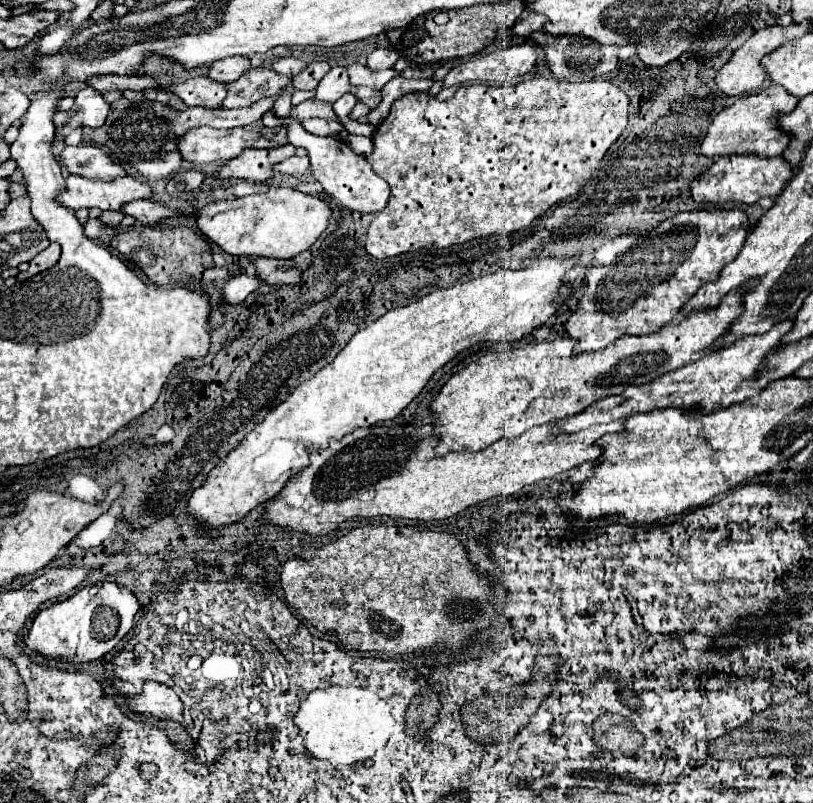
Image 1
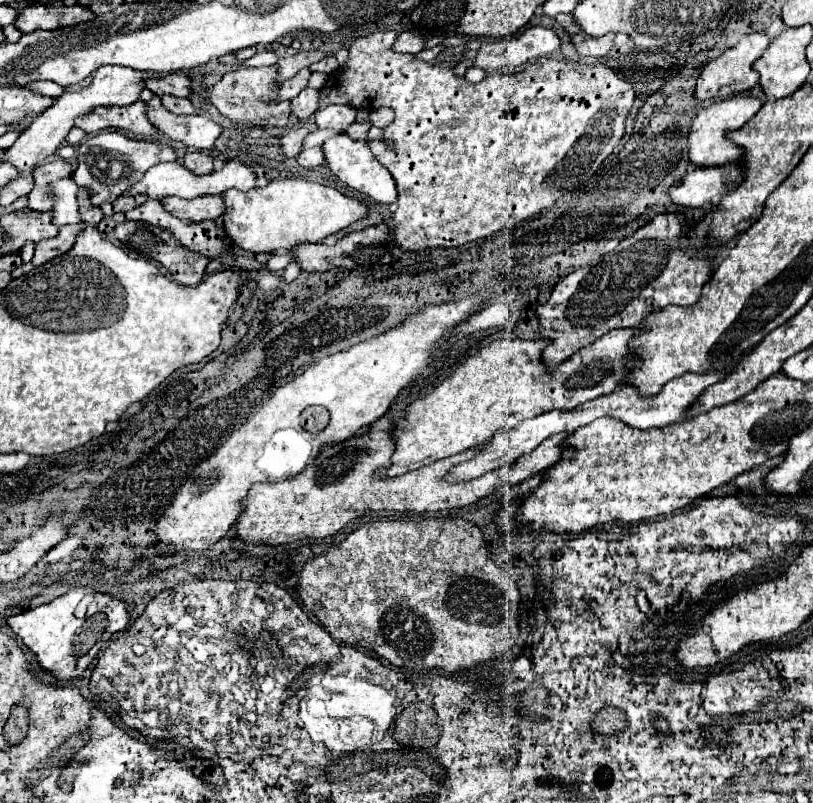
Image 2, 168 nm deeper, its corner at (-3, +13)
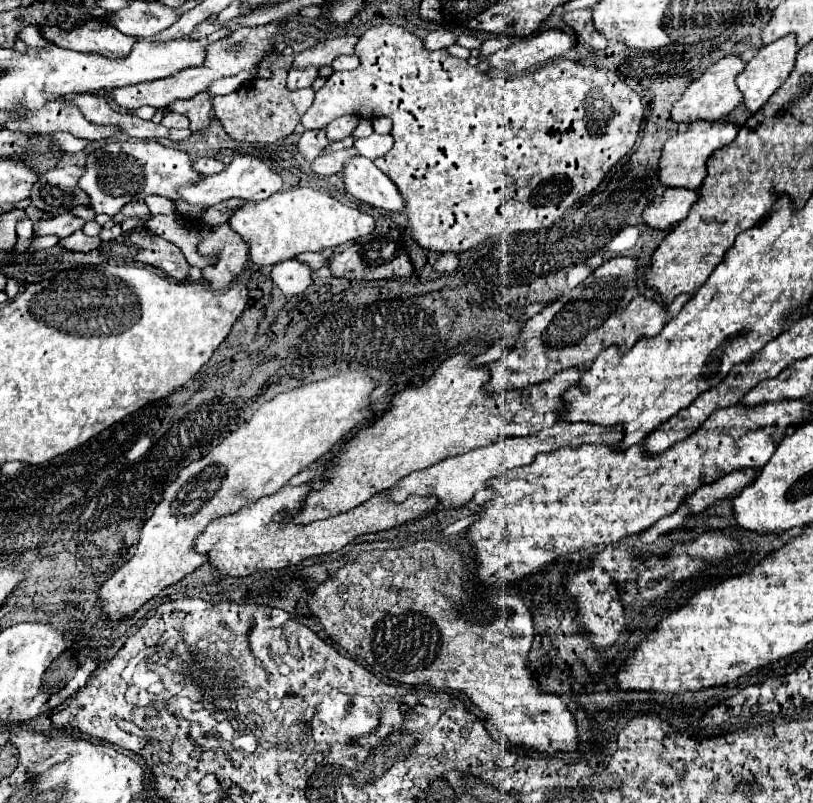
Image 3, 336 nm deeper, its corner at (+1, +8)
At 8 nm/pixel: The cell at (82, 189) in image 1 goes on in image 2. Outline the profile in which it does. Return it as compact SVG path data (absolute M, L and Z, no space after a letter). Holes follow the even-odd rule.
M231 160L227 162L221 170L211 172L211 174L193 174L191 170L187 170L185 166L177 164L177 162L165 162L165 164L157 164L153 166L149 172L145 172L145 176L127 192L127 196L137 196L137 194L147 194L149 198L161 198L161 196L177 196L177 198L197 198L197 196L207 196L207 194L223 194L229 188L237 188L241 192L247 192L251 188L257 186L257 176L255 170Z

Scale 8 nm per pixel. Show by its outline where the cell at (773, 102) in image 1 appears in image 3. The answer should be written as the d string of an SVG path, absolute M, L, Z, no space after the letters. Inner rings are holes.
M691 121L685 131L679 131L675 137L671 137L661 155L661 163L657 169L657 179L667 187L685 187L685 189L697 189L701 181L705 179L705 165L711 153L727 143L731 143L737 135L739 127L735 121Z

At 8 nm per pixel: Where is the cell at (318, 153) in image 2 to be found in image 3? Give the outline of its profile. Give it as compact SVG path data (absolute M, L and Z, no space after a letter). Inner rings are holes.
M351 147L351 149L343 149L343 151L335 151L331 155L319 155L317 159L311 161L311 169L317 173L317 175L333 175L333 173L339 173L345 165L345 161L349 157L357 155L357 151Z

